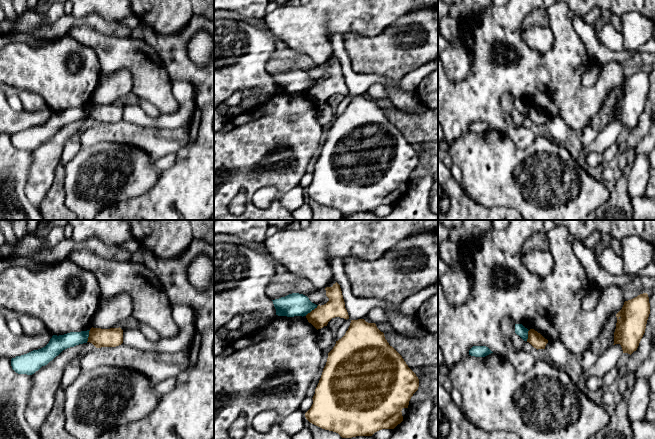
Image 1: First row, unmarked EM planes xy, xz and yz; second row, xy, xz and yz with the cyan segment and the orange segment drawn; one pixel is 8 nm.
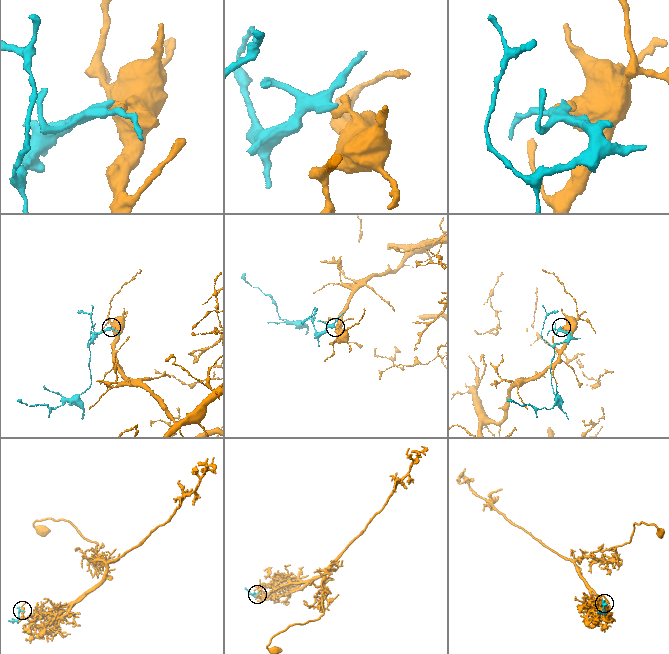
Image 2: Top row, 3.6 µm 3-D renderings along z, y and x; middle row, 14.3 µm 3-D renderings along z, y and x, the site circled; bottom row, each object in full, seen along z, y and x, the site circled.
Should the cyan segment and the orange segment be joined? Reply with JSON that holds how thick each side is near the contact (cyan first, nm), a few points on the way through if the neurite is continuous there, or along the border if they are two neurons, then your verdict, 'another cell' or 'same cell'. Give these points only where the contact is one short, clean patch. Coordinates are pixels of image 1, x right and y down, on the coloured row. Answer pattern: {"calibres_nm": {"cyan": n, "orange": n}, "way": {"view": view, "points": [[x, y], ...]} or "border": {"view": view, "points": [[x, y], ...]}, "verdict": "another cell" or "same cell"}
{"calibres_nm": {"cyan": 190, "orange": 160}, "border": {"view": "xz", "points": [[318, 305], [305, 315]]}, "verdict": "another cell"}

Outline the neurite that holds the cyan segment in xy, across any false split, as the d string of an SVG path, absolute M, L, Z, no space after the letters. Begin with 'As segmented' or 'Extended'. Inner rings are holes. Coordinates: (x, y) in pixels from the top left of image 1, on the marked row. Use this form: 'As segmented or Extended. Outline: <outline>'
As segmented. Outline: M90 330L70 332L59 336L53 335L45 347L12 358L12 369L18 374L32 375L42 366L45 366L52 361L63 350L87 343L89 331Z

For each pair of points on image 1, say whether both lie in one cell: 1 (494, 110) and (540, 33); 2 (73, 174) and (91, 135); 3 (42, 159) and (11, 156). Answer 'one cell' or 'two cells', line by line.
1: two cells
2: two cells
3: two cells

